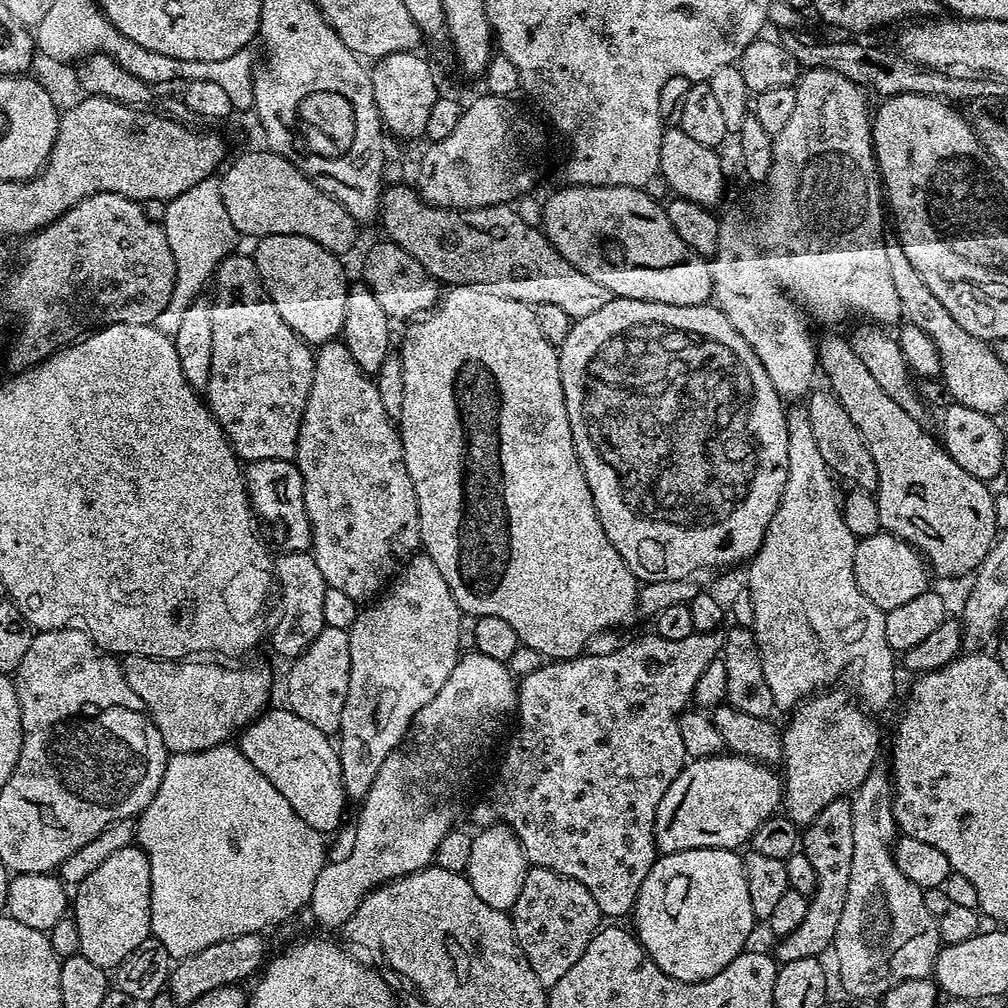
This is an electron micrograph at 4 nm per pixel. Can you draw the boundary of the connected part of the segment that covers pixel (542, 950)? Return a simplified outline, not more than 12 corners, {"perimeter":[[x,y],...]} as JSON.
{"perimeter":[[529,867],[510,915],[545,990],[602,924],[594,894]]}

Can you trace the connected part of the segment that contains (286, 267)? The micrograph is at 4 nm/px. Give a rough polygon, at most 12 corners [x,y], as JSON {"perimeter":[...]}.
{"perimeter":[[298,234],[255,241],[260,281],[309,346],[343,333],[350,281]]}

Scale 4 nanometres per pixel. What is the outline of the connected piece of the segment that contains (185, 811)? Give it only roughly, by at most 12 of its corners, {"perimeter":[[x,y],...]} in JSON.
{"perimeter":[[235,743],[135,821],[173,961],[312,898],[324,840]]}

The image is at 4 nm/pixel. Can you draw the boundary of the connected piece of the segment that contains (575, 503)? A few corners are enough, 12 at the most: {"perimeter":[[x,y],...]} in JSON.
{"perimeter":[[533,305],[398,349],[423,555],[570,660],[637,618]]}

